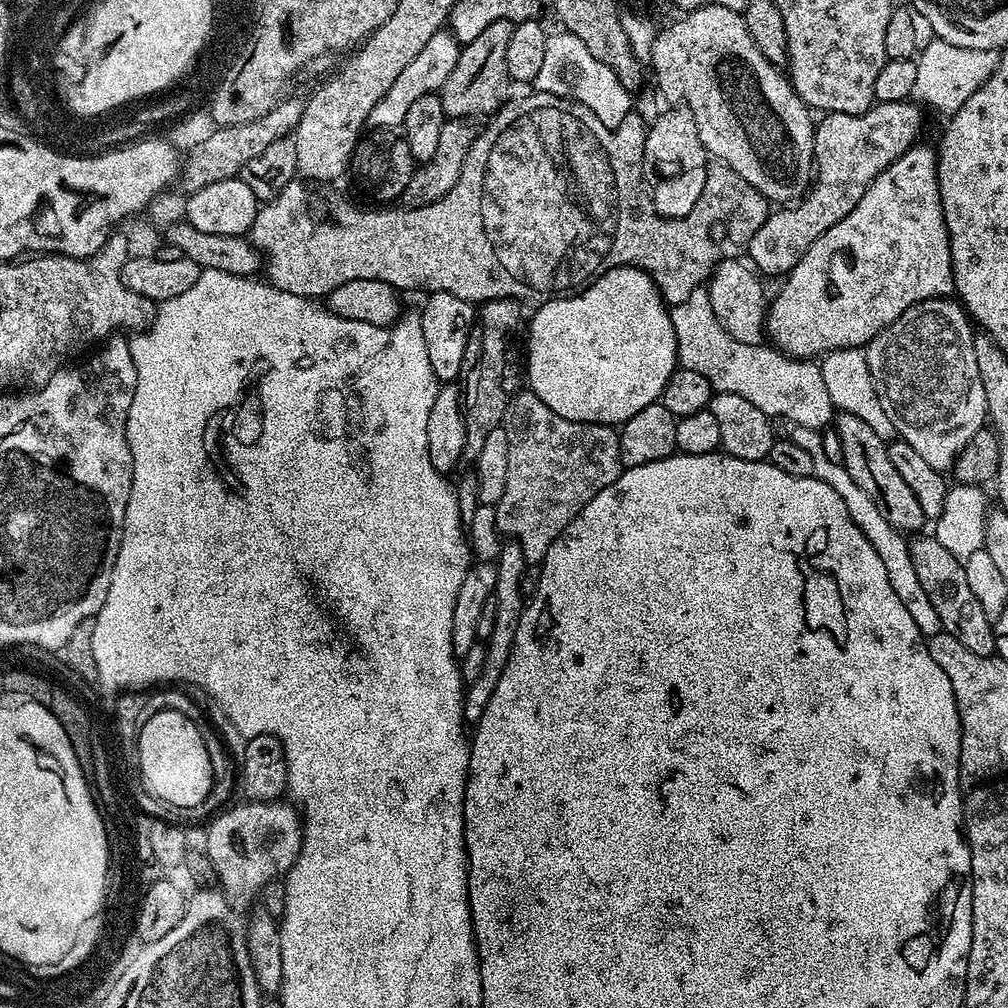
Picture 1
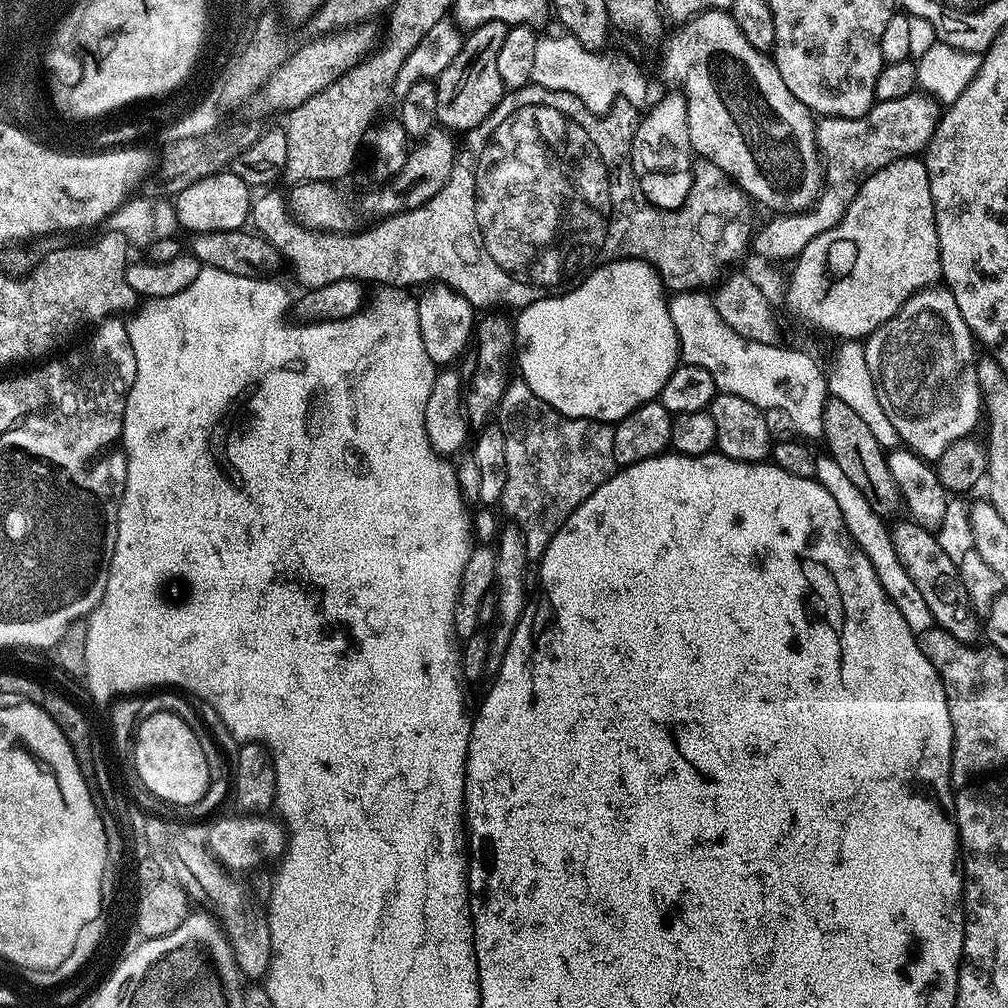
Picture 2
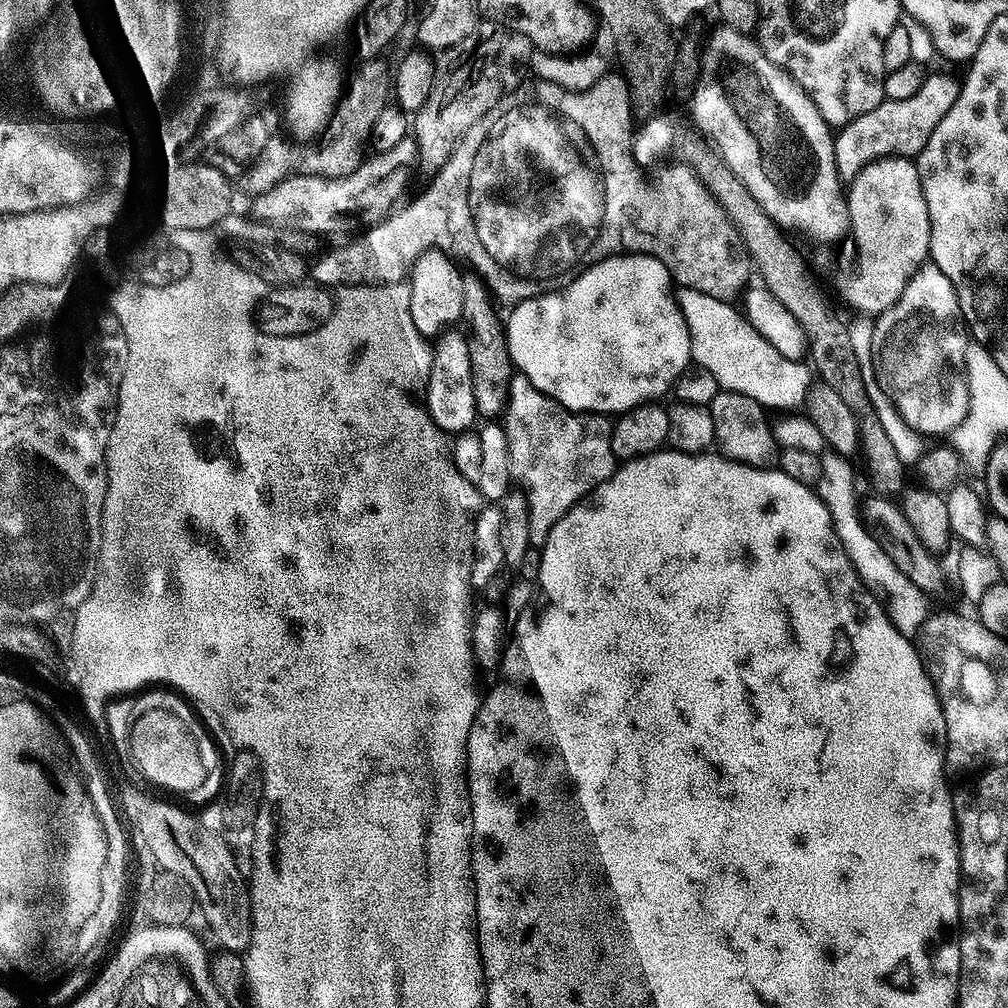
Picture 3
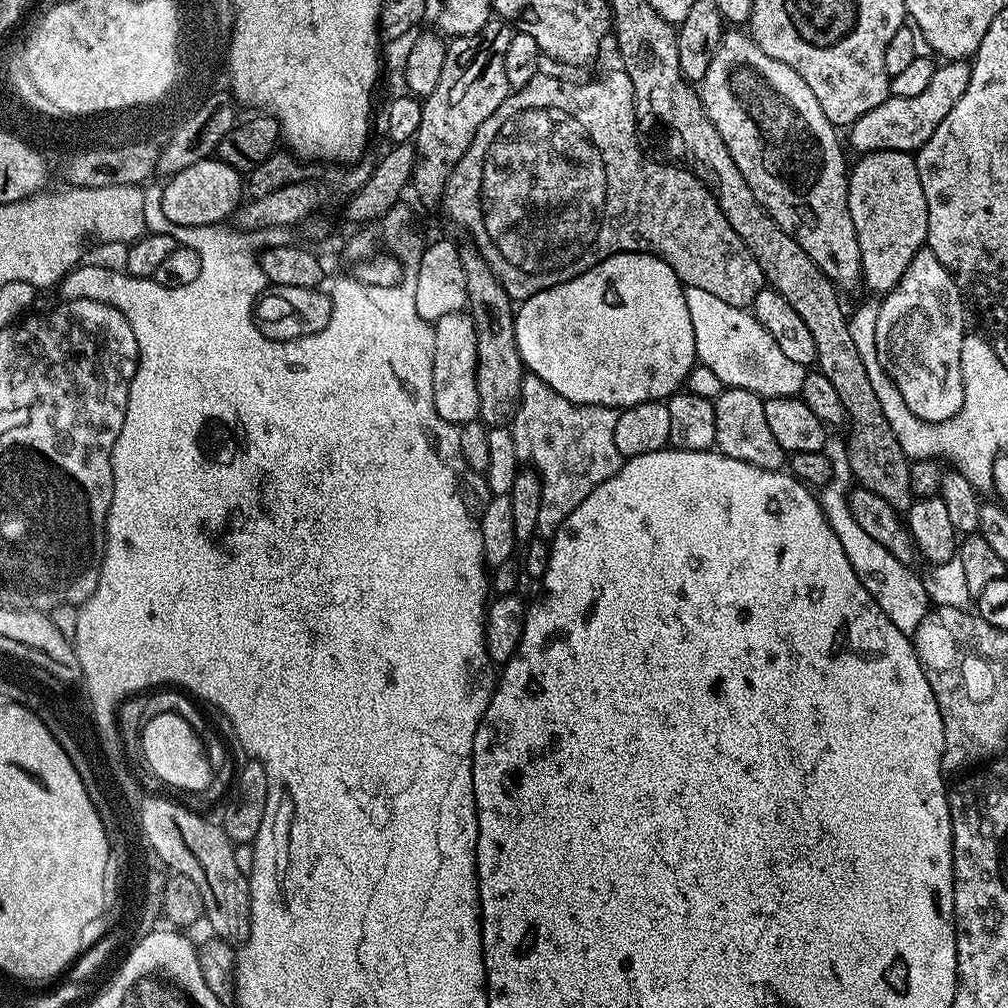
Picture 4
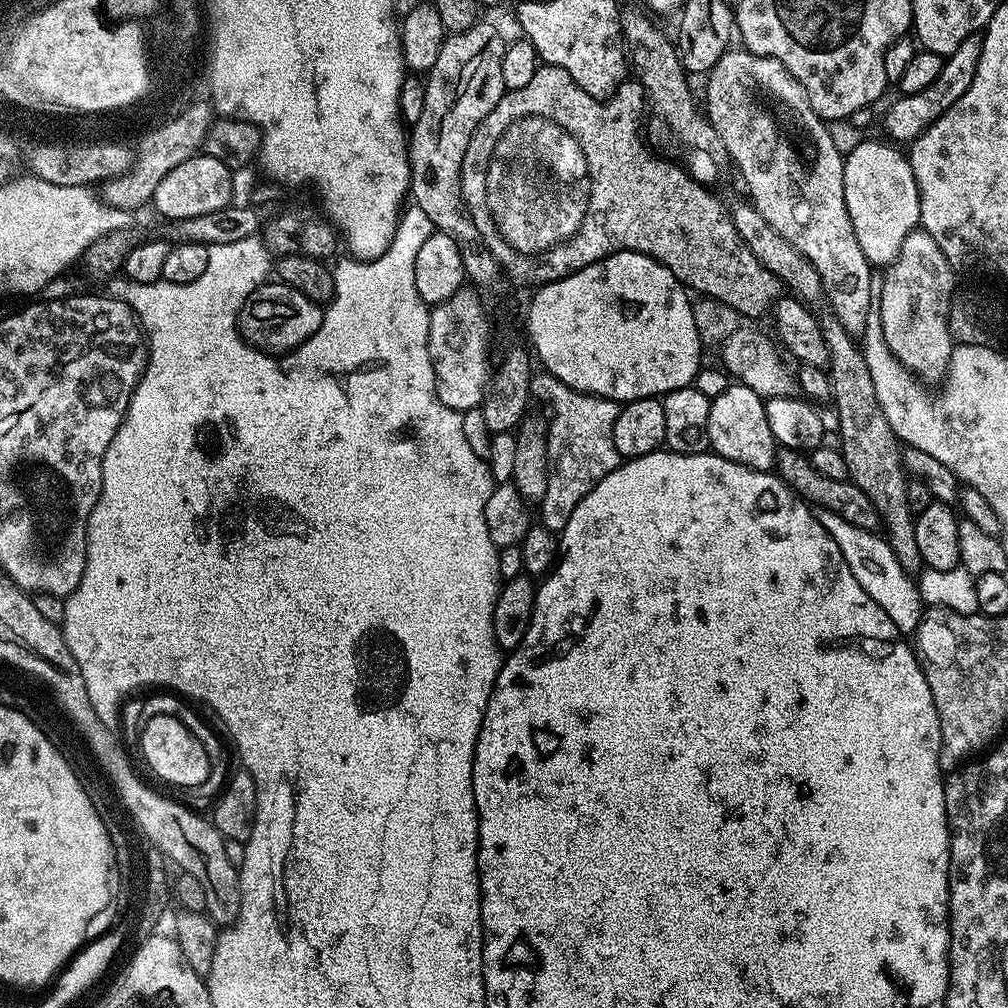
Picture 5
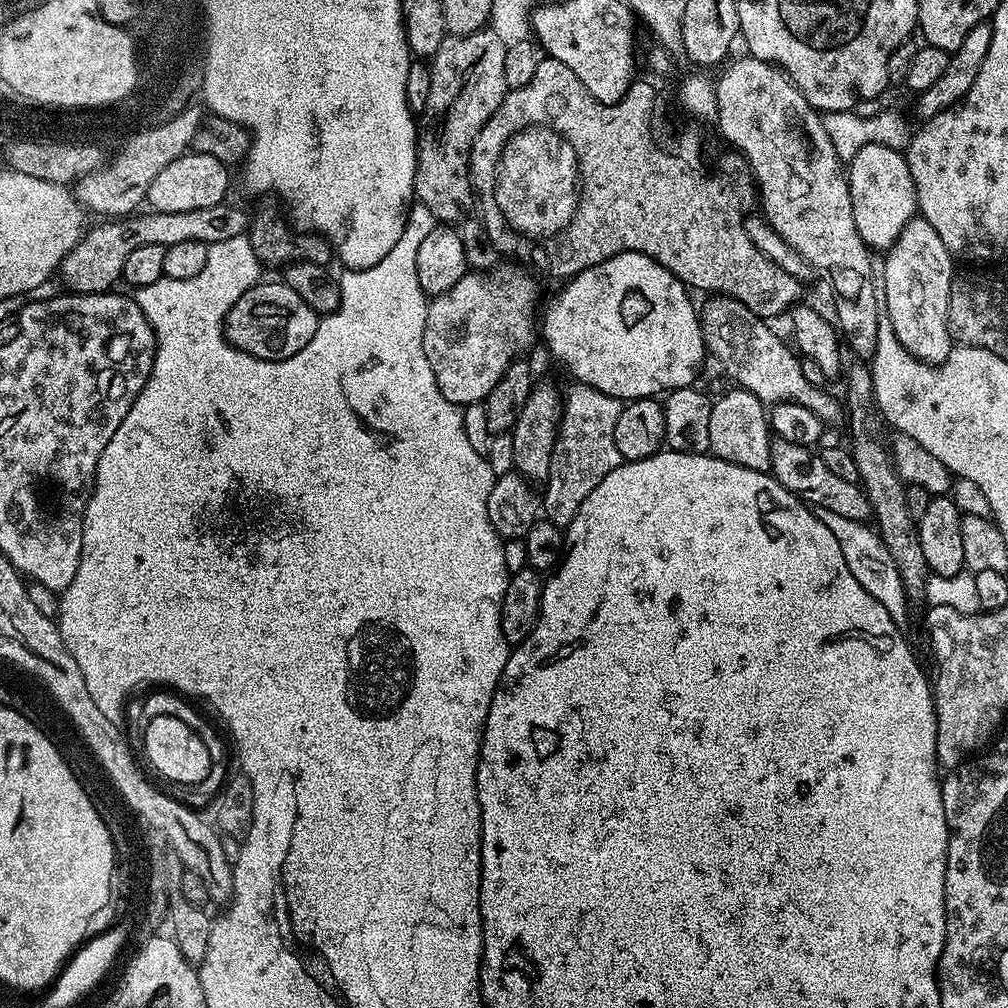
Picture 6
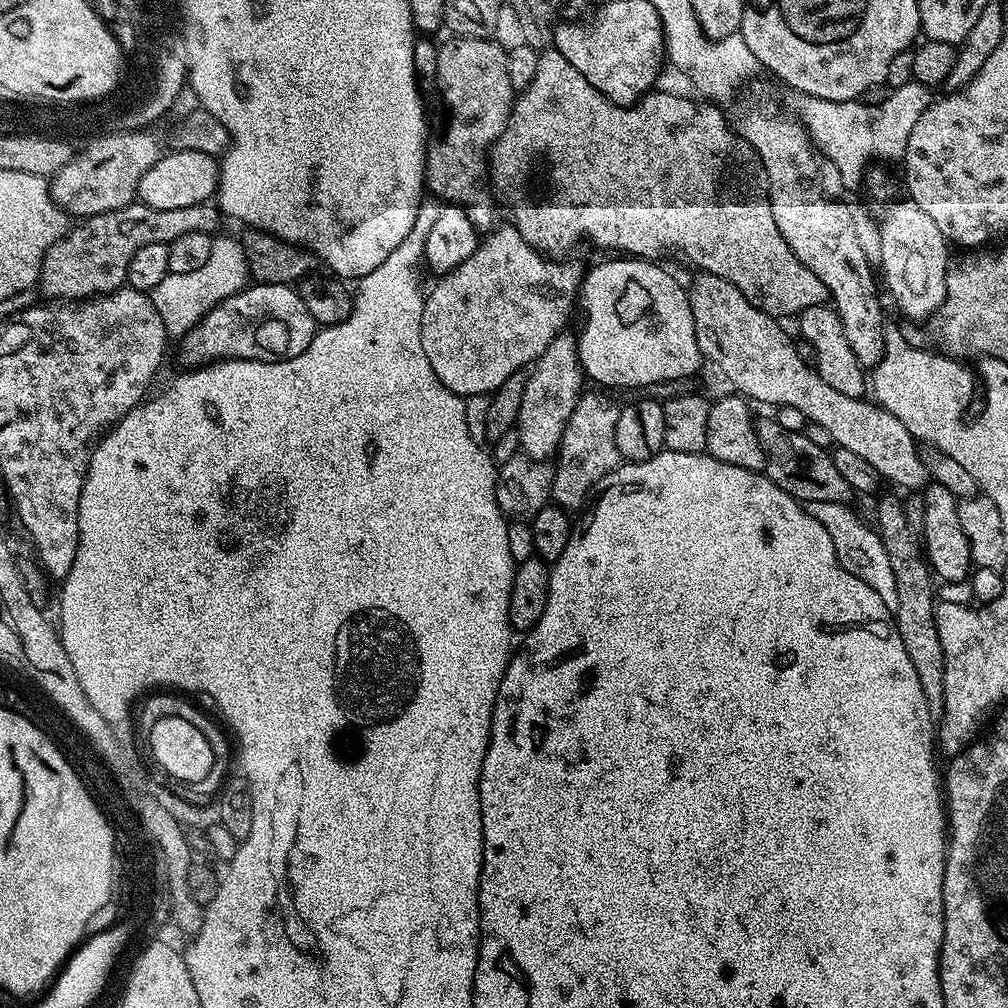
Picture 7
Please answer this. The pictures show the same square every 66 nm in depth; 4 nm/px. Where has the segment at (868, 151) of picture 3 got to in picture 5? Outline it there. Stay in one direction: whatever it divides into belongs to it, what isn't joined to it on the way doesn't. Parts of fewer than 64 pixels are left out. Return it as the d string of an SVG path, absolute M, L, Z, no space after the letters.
M979 35L967 36L962 42L962 46L958 46L958 50L954 50L946 57L942 66L942 74L938 74L938 78L934 78L934 82L930 82L930 86L926 86L926 90L909 96L897 95L893 105L882 116L884 128L893 136L893 138L891 137L893 141L911 142L916 140L939 116L946 114L946 110L950 110L950 106L954 106L954 102L958 102L958 98L962 98L962 94L966 94L966 90L970 90L970 82L974 82L974 74L978 70L981 43Z

